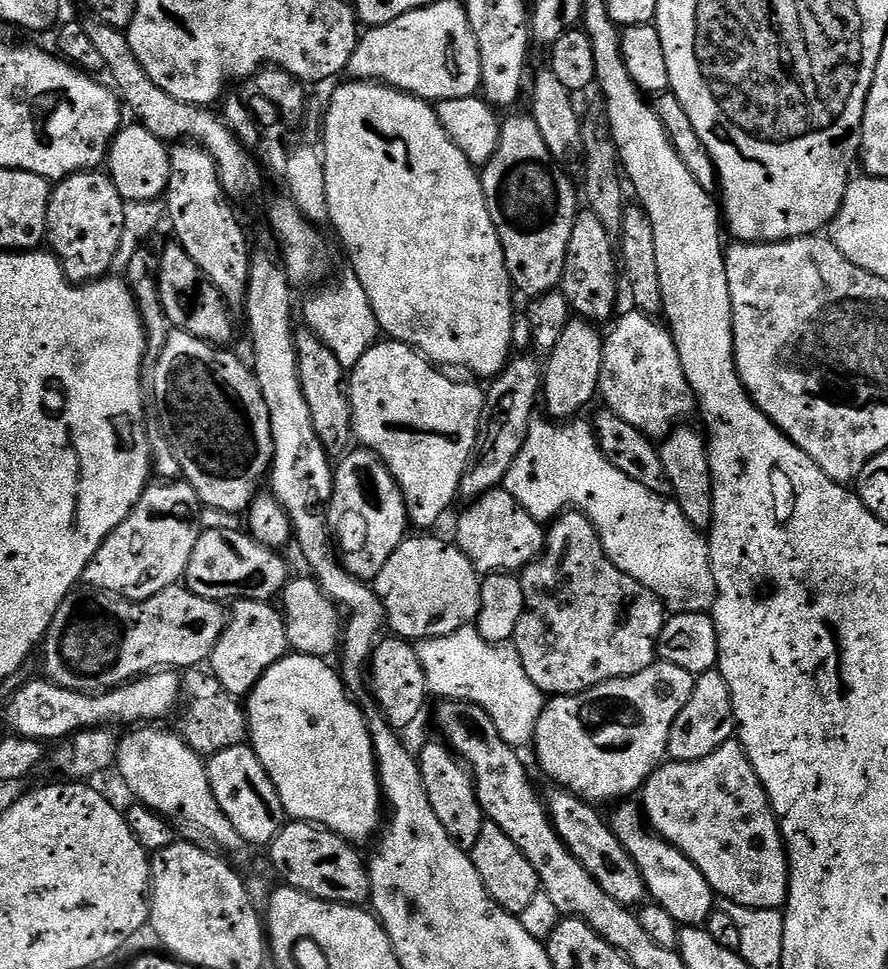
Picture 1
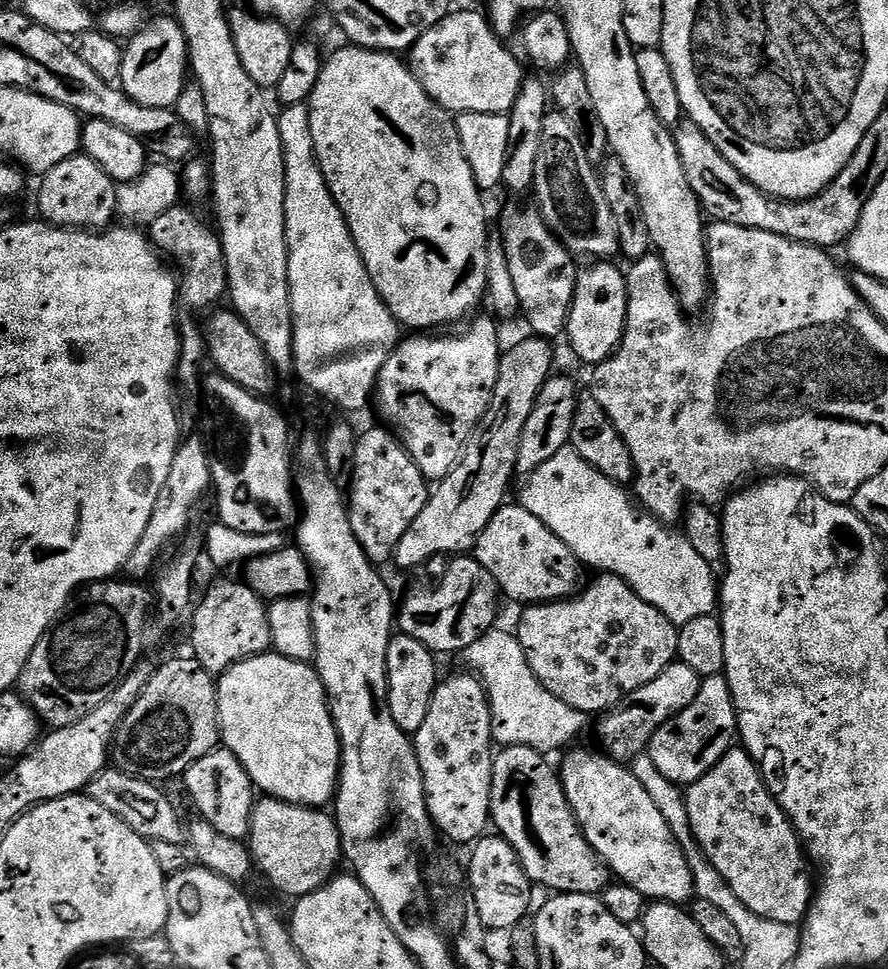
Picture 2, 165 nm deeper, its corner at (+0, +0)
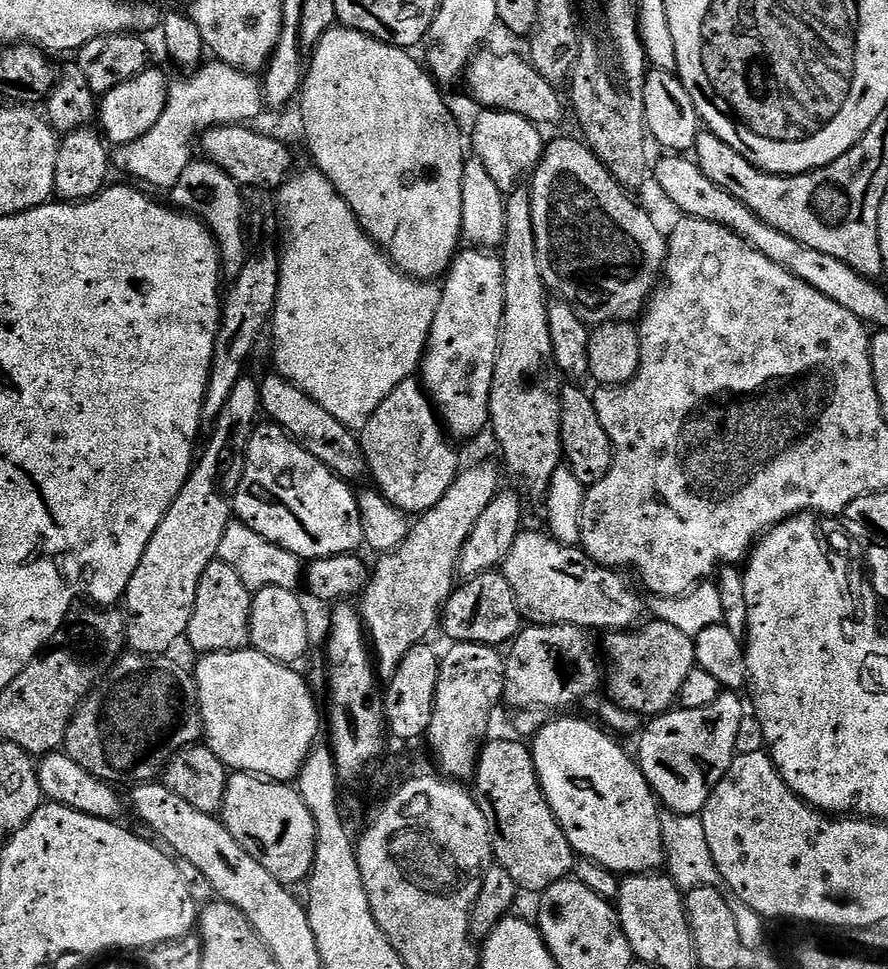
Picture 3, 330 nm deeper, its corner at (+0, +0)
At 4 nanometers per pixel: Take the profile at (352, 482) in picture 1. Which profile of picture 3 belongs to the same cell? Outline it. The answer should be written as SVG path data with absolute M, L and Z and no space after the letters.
M416 378L404 380L384 399L382 406L378 406L378 410L370 414L364 427L359 429L358 439L360 451L364 453L368 463L368 472L376 479L375 487L395 508L409 514L429 512L442 498L442 494L450 490L450 486L462 471L460 456L448 445L450 440L442 427L442 421L436 415L436 409L429 400L423 383Z

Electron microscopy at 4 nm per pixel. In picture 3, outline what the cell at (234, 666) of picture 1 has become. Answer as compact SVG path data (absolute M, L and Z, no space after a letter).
M220 559L213 560L198 582L194 598L194 610L186 633L186 641L196 654L210 652L238 652L249 643L248 619L252 609L253 593L243 584L242 579L231 566Z

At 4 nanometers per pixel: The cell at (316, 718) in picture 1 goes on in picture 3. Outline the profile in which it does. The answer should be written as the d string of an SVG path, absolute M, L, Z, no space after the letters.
M245 646L238 652L210 652L199 657L200 660L194 667L194 679L196 682L196 699L200 702L200 722L202 725L202 740L207 748L224 763L224 767L232 772L250 772L253 776L262 776L277 782L292 782L300 775L300 768L311 752L318 732L318 712L314 704L311 692L303 678L295 671L295 667L280 664L277 660L266 658L266 654L257 652L251 647Z

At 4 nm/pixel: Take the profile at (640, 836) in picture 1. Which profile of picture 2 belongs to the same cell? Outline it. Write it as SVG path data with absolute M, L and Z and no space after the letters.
M599 751L571 752L567 753L569 756L565 758L564 765L559 765L560 781L572 813L580 823L580 829L584 831L592 849L608 865L609 873L619 883L634 886L634 890L638 890L645 901L687 905L696 896L694 874L690 874L688 855L682 850L678 838L674 838L666 818L662 818L662 813L658 811L658 806L654 806L650 794L642 790L642 782L638 782L638 778L634 778L632 771L621 761L613 760L607 754Z

